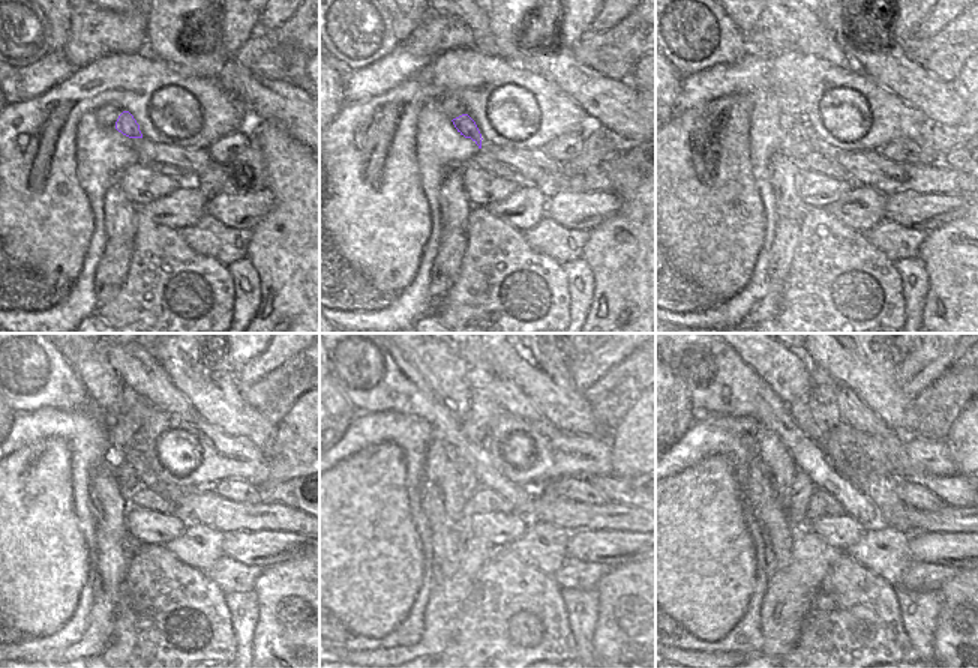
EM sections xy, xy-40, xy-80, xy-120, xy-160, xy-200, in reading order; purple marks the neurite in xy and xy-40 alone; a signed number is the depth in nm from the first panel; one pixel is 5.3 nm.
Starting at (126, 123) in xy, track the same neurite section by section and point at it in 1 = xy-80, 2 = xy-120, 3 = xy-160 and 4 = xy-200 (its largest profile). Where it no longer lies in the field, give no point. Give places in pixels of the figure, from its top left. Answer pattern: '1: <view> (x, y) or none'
1: xy-80 (797, 129)
2: xy-120 (128, 478)
3: xy-160 (468, 484)
4: xy-200 (801, 488)

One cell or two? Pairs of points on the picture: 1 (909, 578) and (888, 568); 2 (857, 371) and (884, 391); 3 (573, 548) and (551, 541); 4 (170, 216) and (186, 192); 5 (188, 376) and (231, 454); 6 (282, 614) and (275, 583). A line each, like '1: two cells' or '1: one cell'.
1: two cells
2: one cell
3: two cells
4: one cell
5: two cells
6: one cell

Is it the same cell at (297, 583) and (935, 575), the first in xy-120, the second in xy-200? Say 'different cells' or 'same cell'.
different cells

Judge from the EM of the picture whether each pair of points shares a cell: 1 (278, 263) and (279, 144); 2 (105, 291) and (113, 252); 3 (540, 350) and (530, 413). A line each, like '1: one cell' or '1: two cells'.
1: one cell
2: one cell
3: two cells

